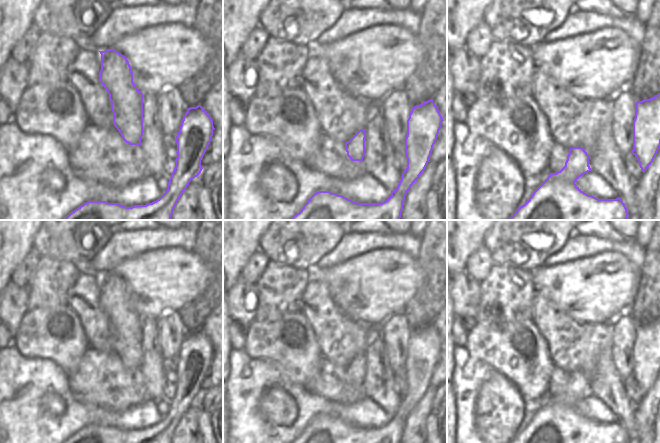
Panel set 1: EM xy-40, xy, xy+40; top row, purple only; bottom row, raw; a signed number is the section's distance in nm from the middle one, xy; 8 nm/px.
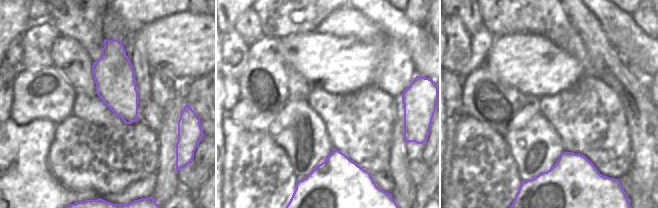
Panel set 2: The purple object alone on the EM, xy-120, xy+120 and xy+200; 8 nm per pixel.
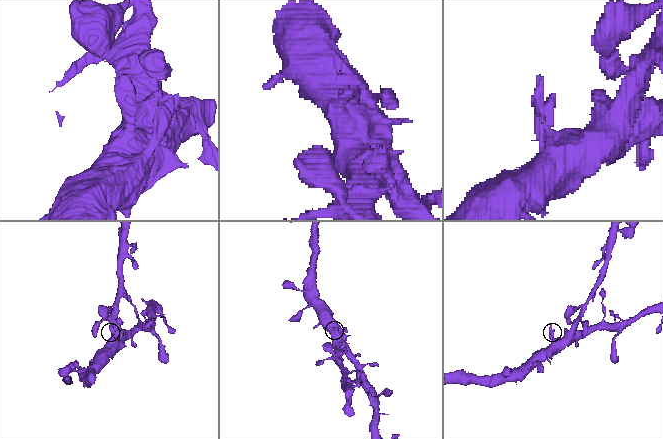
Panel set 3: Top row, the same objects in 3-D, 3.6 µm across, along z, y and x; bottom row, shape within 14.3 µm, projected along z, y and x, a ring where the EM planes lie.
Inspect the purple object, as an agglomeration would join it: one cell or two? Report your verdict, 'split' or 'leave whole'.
leave whole

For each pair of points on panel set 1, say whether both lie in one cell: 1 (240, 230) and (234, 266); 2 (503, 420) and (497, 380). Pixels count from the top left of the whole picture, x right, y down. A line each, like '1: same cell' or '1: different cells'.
1: same cell
2: same cell

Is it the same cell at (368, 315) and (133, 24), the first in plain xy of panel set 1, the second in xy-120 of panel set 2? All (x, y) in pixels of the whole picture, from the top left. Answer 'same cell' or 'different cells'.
different cells

